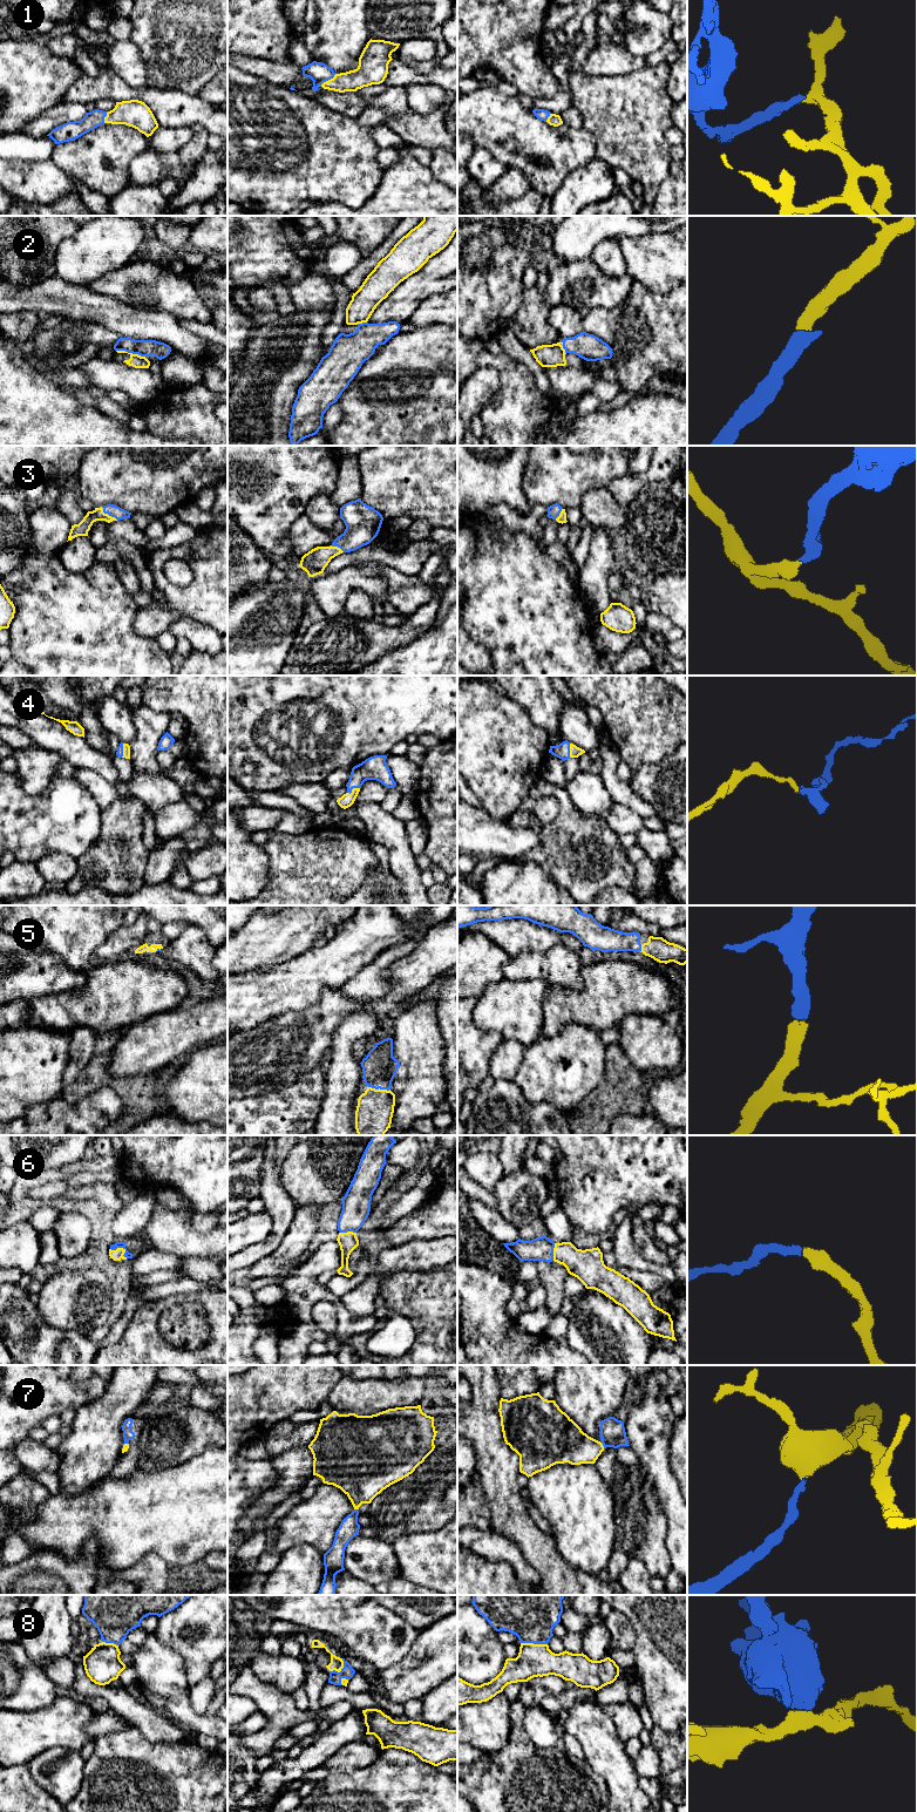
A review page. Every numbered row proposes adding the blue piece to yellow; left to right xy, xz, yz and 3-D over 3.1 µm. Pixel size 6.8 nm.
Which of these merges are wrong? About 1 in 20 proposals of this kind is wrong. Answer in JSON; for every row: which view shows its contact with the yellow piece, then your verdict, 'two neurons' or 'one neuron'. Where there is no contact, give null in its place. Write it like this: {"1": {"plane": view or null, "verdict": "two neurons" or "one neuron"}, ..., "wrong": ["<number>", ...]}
{"1": {"plane": "xz", "verdict": "one neuron"}, "2": {"plane": "xy", "verdict": "two neurons"}, "3": {"plane": "xy", "verdict": "one neuron"}, "4": {"plane": "xz", "verdict": "one neuron"}, "5": {"plane": "xz", "verdict": "one neuron"}, "6": {"plane": "xy", "verdict": "one neuron"}, "7": {"plane": "yz", "verdict": "one neuron"}, "8": {"plane": "yz", "verdict": "one neuron"}, "wrong": ["2"]}

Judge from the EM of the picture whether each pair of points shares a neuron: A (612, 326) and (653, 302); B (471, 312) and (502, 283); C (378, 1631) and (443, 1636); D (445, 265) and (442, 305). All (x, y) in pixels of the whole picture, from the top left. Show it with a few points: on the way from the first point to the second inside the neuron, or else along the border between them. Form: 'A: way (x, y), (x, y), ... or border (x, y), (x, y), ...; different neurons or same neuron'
A: way (623, 326), (629, 326), (643, 312); same neuron
B: way (479, 304), (489, 292), (494, 291); same neuron
C: border (420, 1630), (409, 1651), (403, 1657); different neurons
D: border (445, 291), (430, 293), (419, 305); different neurons

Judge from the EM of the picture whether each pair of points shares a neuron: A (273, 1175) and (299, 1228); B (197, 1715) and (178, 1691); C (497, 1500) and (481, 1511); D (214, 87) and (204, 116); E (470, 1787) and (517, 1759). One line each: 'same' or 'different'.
A: different
B: same
C: different
D: different
E: same

